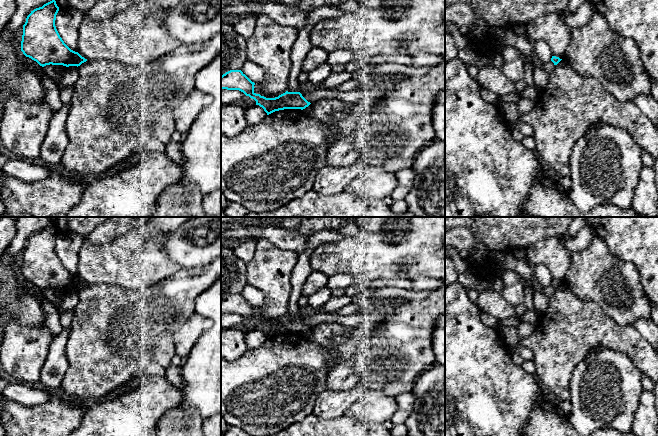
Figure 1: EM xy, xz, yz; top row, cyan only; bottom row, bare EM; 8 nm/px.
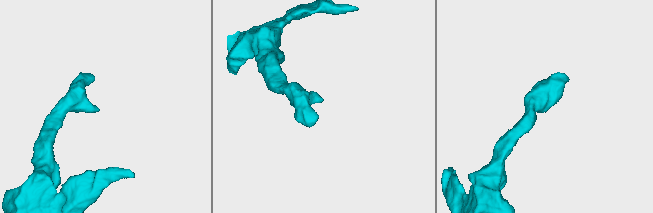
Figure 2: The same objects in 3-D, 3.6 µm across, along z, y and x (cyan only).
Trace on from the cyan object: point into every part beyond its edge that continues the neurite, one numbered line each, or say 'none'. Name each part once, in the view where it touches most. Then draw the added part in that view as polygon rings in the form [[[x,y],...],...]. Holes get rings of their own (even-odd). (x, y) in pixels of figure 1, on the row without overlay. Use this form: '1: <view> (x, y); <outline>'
none

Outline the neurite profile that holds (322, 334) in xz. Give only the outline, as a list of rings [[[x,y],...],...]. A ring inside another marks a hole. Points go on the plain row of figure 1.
[[[322,323],[311,327],[303,335],[311,342],[319,344],[329,353],[329,372],[336,368],[340,362],[339,352],[332,345],[331,340],[343,336],[348,331],[348,327],[338,323]]]

